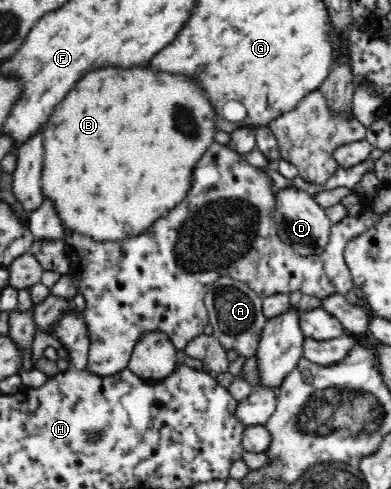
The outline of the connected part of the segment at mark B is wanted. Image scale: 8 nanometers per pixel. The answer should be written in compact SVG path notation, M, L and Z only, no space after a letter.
M135 67L135 69L99 69L89 75L85 75L77 87L55 107L55 113L51 115L43 135L43 149L45 149L45 161L43 161L43 177L41 177L41 192L43 199L53 201L55 211L65 232L77 233L89 237L93 241L127 241L131 237L137 237L141 233L147 233L155 221L167 216L175 205L179 205L191 187L192 173L195 164L198 163L207 148L214 142L213 137L218 129L215 127L215 111L205 99L205 93L187 77L181 75L169 75L169 73L155 73L149 67Z

